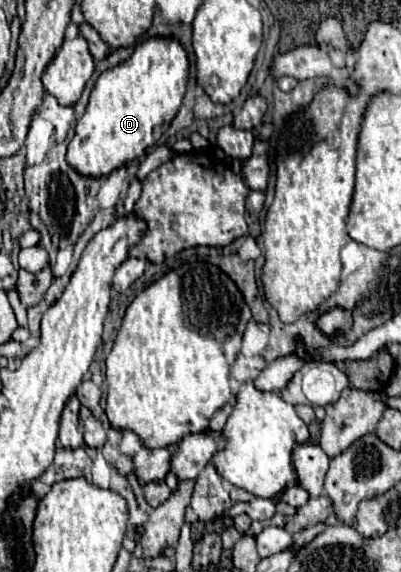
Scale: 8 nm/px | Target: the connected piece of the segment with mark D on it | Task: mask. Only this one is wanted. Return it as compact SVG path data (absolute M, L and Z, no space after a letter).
M148 37L136 45L130 59L106 69L90 95L84 117L68 145L68 163L88 177L108 175L146 153L176 117L188 83L188 53L176 37Z

